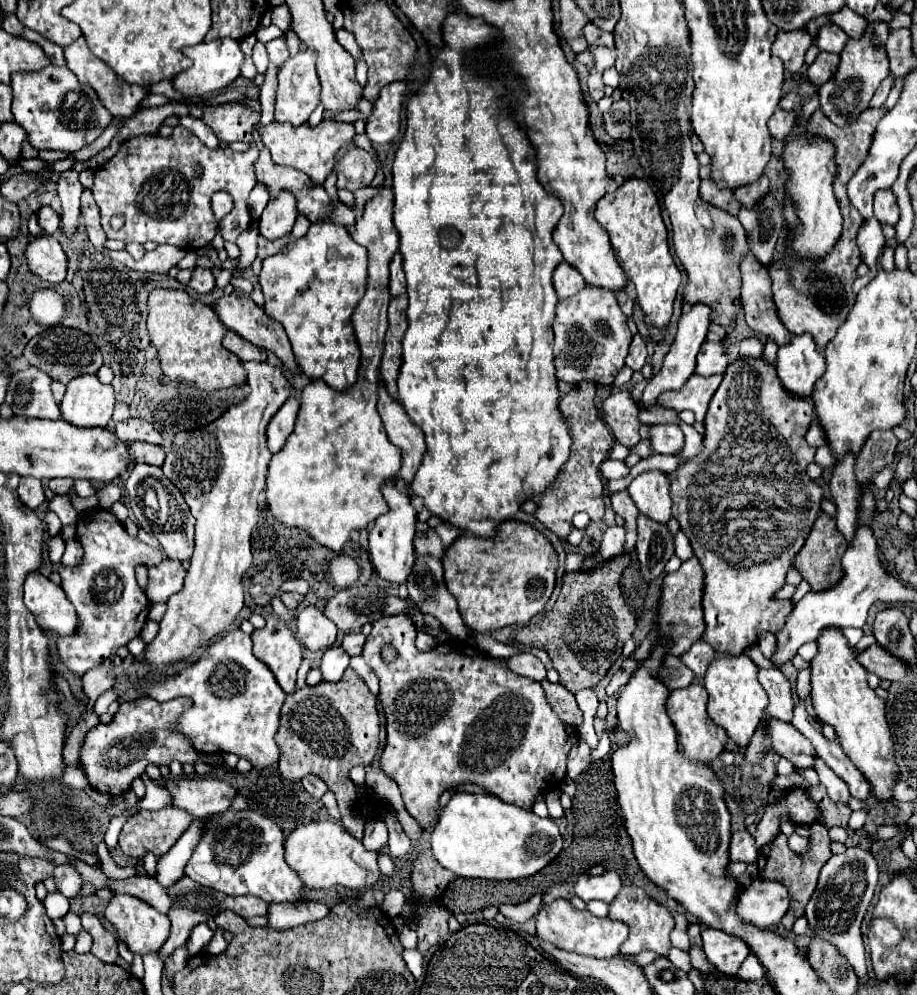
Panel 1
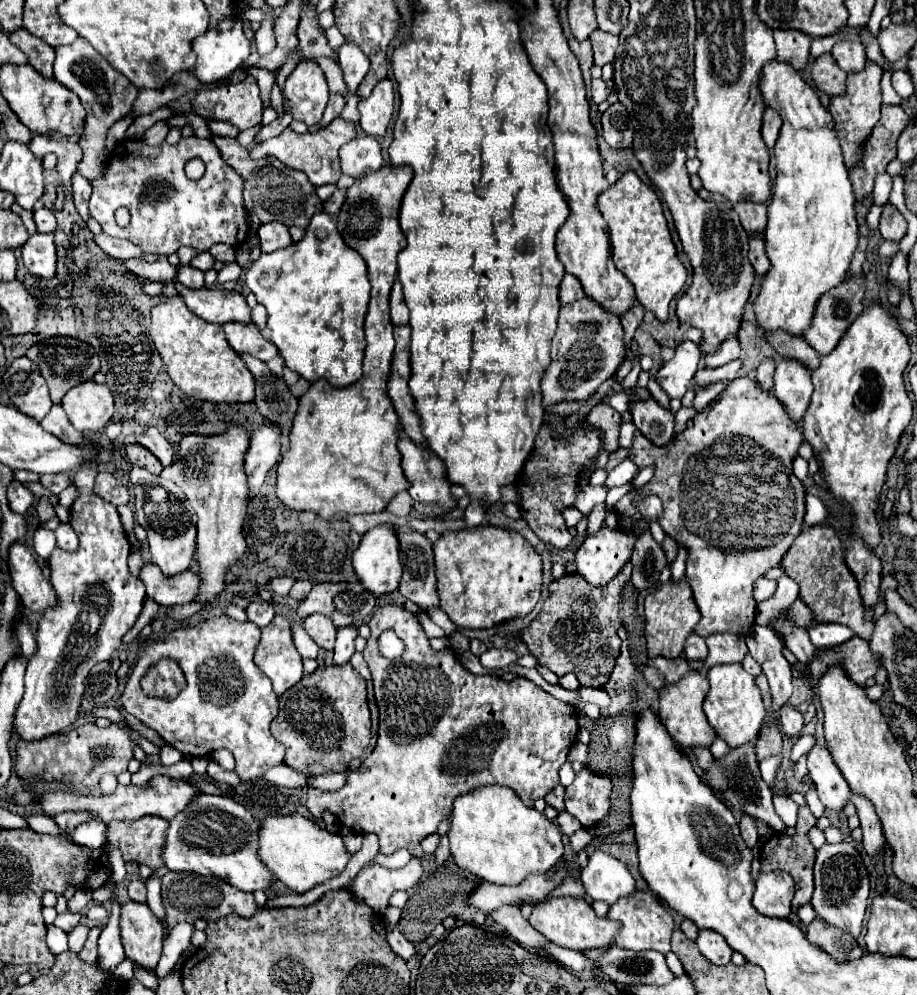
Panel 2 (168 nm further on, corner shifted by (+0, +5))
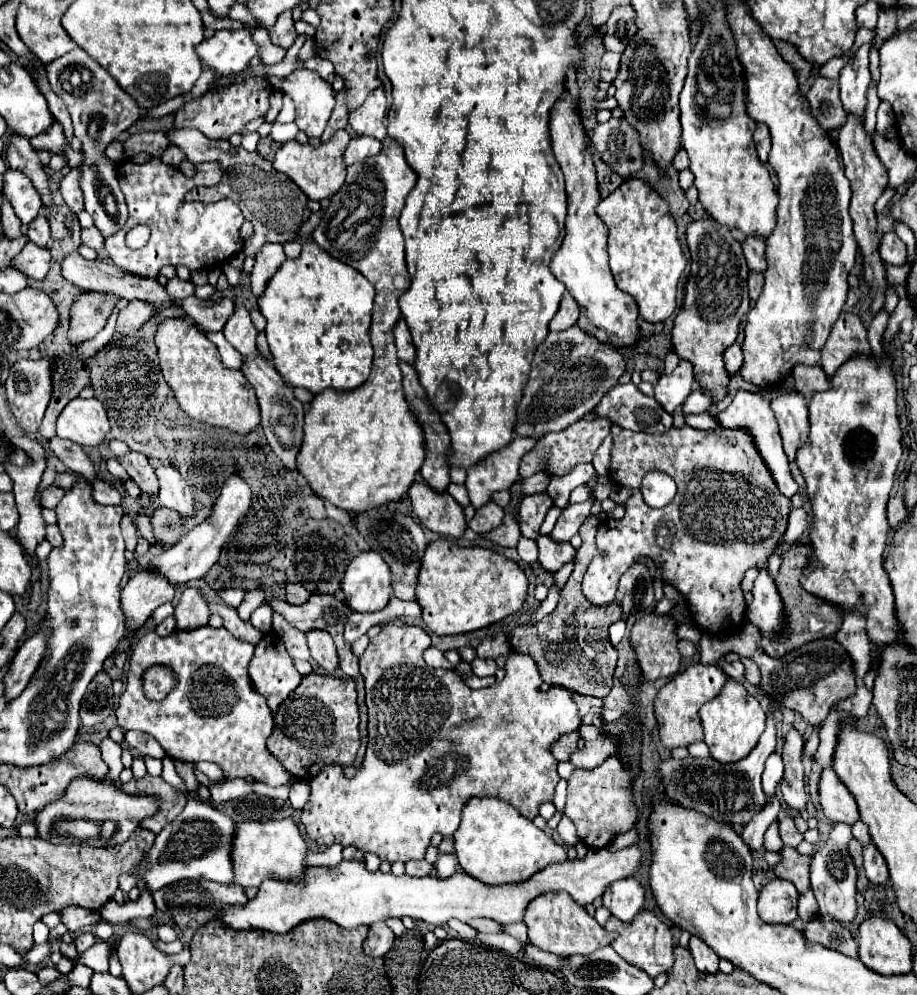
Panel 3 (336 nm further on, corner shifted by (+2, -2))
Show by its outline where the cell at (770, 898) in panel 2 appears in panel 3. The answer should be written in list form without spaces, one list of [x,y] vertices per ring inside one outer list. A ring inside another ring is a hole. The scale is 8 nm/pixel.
[[[772,879],[762,887],[758,899],[758,913],[766,923],[792,923],[798,903],[798,891],[790,881]]]

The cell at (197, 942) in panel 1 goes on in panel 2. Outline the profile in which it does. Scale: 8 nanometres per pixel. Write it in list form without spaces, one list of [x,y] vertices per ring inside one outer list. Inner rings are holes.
[[[180,922],[180,924],[174,926],[174,930],[170,932],[170,936],[166,936],[166,940],[164,940],[164,952],[162,952],[162,958],[160,958],[158,966],[156,966],[156,974],[158,976],[168,974],[172,970],[174,962],[192,946],[190,938],[192,938],[194,930],[196,930],[194,924]]]

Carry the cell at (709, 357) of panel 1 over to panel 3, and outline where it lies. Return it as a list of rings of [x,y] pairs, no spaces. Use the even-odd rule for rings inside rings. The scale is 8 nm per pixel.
[[[734,343],[734,345],[730,345],[728,349],[726,349],[726,353],[724,353],[724,361],[726,361],[726,369],[730,371],[730,375],[734,375],[740,367],[742,367],[742,349],[740,349],[740,345],[738,343]]]

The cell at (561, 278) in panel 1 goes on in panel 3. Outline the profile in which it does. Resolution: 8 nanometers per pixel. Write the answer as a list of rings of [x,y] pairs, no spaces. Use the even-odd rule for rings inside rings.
[[[566,291],[564,297],[562,297],[562,301],[560,301],[560,309],[558,309],[558,313],[554,315],[554,319],[550,321],[548,329],[550,329],[550,331],[564,331],[564,329],[576,325],[578,313],[580,313],[580,309],[578,309],[576,301],[574,301],[574,299],[570,297],[570,293]]]

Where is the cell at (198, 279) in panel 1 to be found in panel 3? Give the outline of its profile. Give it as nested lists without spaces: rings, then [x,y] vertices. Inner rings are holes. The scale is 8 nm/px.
[[[174,277],[166,283],[166,293],[170,295],[170,299],[186,299],[186,297],[194,295],[194,283]]]

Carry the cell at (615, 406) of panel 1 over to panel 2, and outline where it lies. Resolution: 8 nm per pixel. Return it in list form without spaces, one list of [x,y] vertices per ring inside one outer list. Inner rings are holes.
[[[600,402],[596,404],[590,414],[588,414],[588,424],[598,428],[602,432],[602,444],[604,444],[604,450],[608,452],[614,452],[618,450],[618,436],[620,436],[620,424],[622,424],[622,418],[620,414],[606,402]]]

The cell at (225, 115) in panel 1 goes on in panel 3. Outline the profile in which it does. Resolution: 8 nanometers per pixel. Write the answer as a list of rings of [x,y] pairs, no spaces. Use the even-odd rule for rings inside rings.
[[[252,77],[240,83],[232,83],[228,87],[218,87],[216,91],[208,91],[200,99],[186,103],[182,109],[178,109],[174,115],[174,127],[176,129],[184,129],[184,127],[198,129],[200,133],[204,133],[208,139],[214,139],[214,141],[230,139],[230,135],[240,133],[248,121],[256,117],[266,117],[270,109],[268,97],[272,91],[274,91],[272,85],[264,77]]]

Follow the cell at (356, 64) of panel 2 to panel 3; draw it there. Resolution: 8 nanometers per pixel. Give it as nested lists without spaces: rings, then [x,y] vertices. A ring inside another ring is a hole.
[[[342,89],[342,91],[336,95],[336,99],[338,99],[336,109],[334,109],[334,113],[331,114],[324,130],[324,135],[320,137],[320,141],[329,141],[336,131],[345,129],[348,124],[348,111],[346,111],[346,105],[344,105],[346,91]]]

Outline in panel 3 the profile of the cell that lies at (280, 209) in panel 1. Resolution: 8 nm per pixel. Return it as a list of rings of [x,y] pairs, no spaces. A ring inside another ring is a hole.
[[[268,243],[266,247],[260,249],[256,255],[256,265],[250,275],[250,289],[254,297],[260,297],[270,281],[270,277],[278,271],[278,267],[286,261],[284,249],[278,243]]]

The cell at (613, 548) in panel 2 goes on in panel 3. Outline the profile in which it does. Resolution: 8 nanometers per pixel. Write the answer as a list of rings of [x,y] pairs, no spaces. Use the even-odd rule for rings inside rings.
[[[688,425],[682,429],[672,427],[662,435],[622,431],[614,437],[610,479],[620,487],[632,489],[632,495],[624,503],[624,519],[604,519],[598,527],[596,547],[606,555],[596,555],[590,561],[582,581],[584,597],[600,607],[610,605],[614,601],[618,579],[622,577],[622,573],[626,573],[626,569],[630,569],[638,561],[638,557],[650,557],[654,565],[662,569],[662,583],[676,587],[684,595],[692,619],[702,631],[718,637],[736,635],[738,629],[744,625],[746,613],[740,581],[750,567],[762,567],[768,561],[768,557],[776,549],[776,543],[780,543],[786,531],[790,515],[790,499],[780,495],[770,471],[754,449],[752,437],[740,429],[726,429],[716,433],[698,431]],[[648,471],[668,473],[678,485],[676,497],[662,509],[652,509],[642,499],[640,483]]]

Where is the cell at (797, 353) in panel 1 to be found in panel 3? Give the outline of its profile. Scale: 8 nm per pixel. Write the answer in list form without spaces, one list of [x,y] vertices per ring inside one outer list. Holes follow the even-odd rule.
[[[780,393],[772,401],[772,411],[778,421],[782,447],[788,461],[796,459],[798,447],[808,439],[808,405],[800,393]]]

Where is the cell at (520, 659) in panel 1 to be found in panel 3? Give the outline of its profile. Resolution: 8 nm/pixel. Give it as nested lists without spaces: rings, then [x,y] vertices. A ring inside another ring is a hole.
[[[478,657],[470,663],[470,667],[472,667],[472,673],[478,677],[490,677],[498,669],[494,659],[478,659]]]

